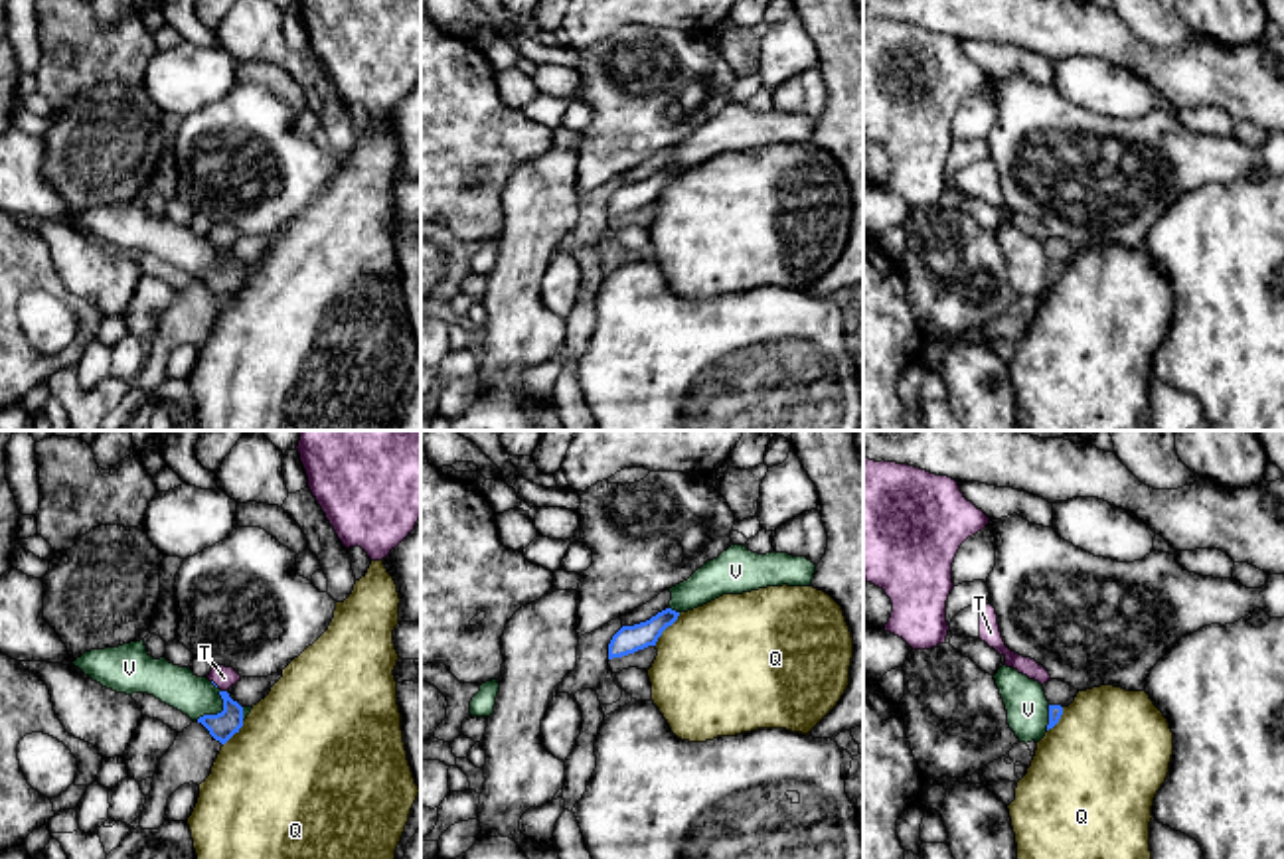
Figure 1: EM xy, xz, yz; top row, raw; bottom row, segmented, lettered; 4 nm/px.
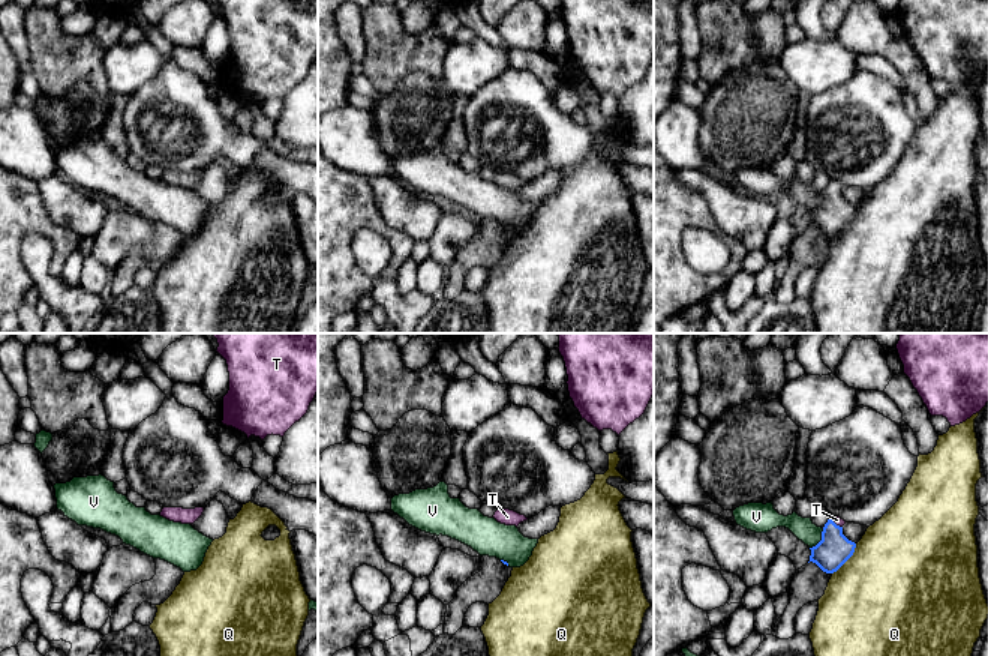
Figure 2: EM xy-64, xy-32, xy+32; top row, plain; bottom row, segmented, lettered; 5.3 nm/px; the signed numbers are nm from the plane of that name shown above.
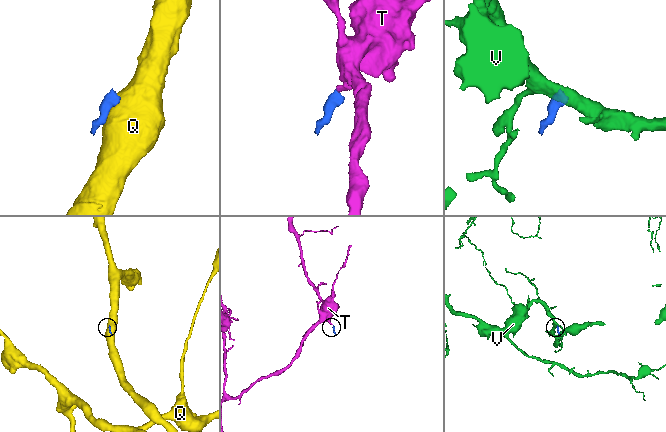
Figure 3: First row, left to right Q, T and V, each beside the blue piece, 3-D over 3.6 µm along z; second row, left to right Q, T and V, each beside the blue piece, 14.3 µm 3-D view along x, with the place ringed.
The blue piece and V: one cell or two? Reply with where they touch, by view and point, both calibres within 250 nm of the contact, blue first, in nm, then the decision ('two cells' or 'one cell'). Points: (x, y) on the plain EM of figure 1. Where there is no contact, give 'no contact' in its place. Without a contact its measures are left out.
contact xy (218, 271); calibres 110 and 160 nm; two cells

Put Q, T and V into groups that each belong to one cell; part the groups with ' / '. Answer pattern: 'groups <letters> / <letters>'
groups Q / T / V

